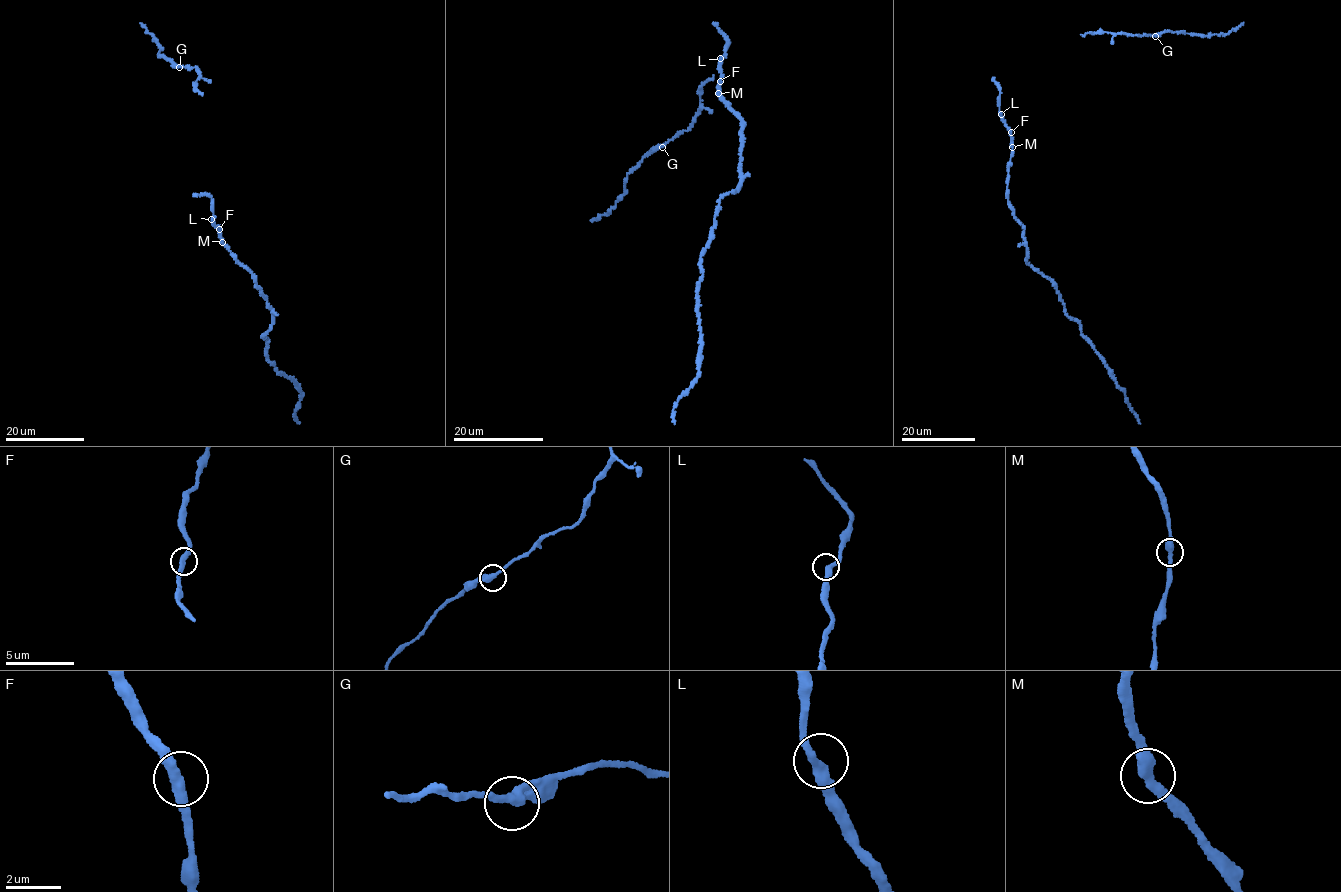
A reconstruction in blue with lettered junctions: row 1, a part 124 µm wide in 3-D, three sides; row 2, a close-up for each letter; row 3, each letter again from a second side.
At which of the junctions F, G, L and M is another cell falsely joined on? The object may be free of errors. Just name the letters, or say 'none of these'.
none of these

